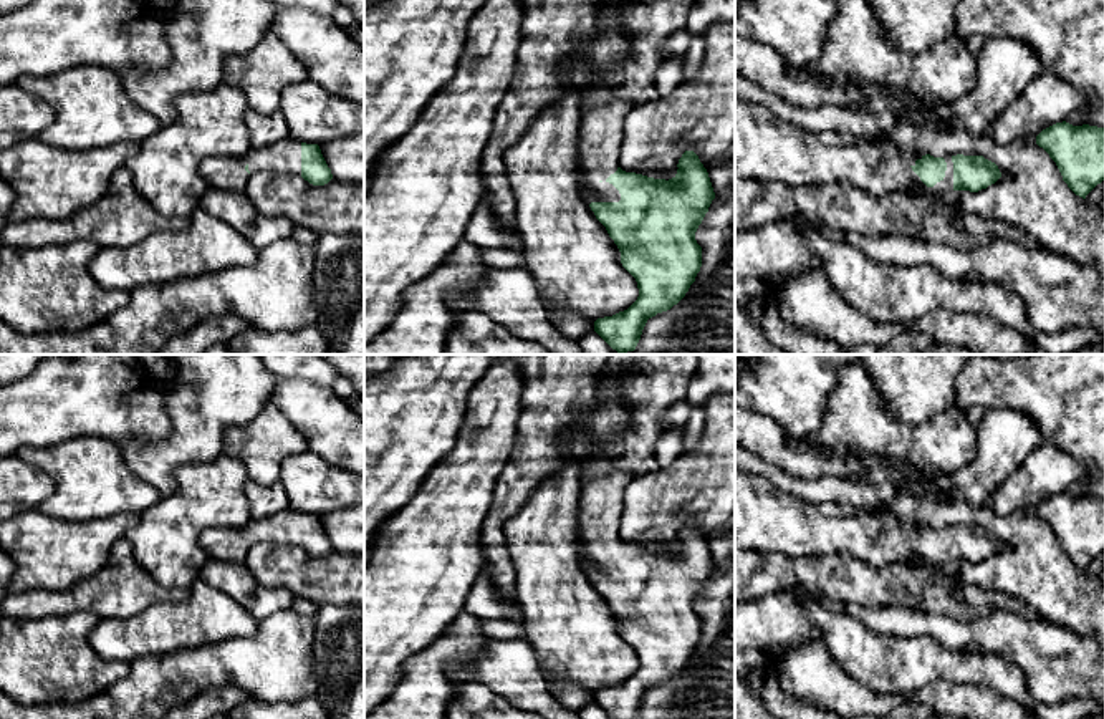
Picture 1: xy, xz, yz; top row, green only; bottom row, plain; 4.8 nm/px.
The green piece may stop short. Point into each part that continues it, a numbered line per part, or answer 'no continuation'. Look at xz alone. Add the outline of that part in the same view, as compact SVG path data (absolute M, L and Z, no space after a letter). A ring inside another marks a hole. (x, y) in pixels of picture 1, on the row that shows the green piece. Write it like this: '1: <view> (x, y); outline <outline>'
1: xz (601, 111); outline M601 30L586 38L578 51L583 61L584 84L579 89L579 116L578 116L578 167L583 179L583 194L591 202L619 202L619 191L606 179L619 167L621 146L624 139L624 116L632 106L619 98L619 81L622 78L624 63L634 56L634 36L624 30Z

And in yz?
1: yz (767, 148); outline M735 98L735 177L746 181L781 181L788 186L811 186L831 182L851 182L871 195L886 195L895 191L953 191L953 162L947 162L945 177L934 187L927 187L912 171L912 162L879 161L869 166L861 154L856 138L838 131L808 131L781 119L761 104L753 104Z

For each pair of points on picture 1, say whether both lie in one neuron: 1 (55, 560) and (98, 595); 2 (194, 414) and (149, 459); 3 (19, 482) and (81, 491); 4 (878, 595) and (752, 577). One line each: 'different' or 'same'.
1: different
2: same
3: different
4: same

